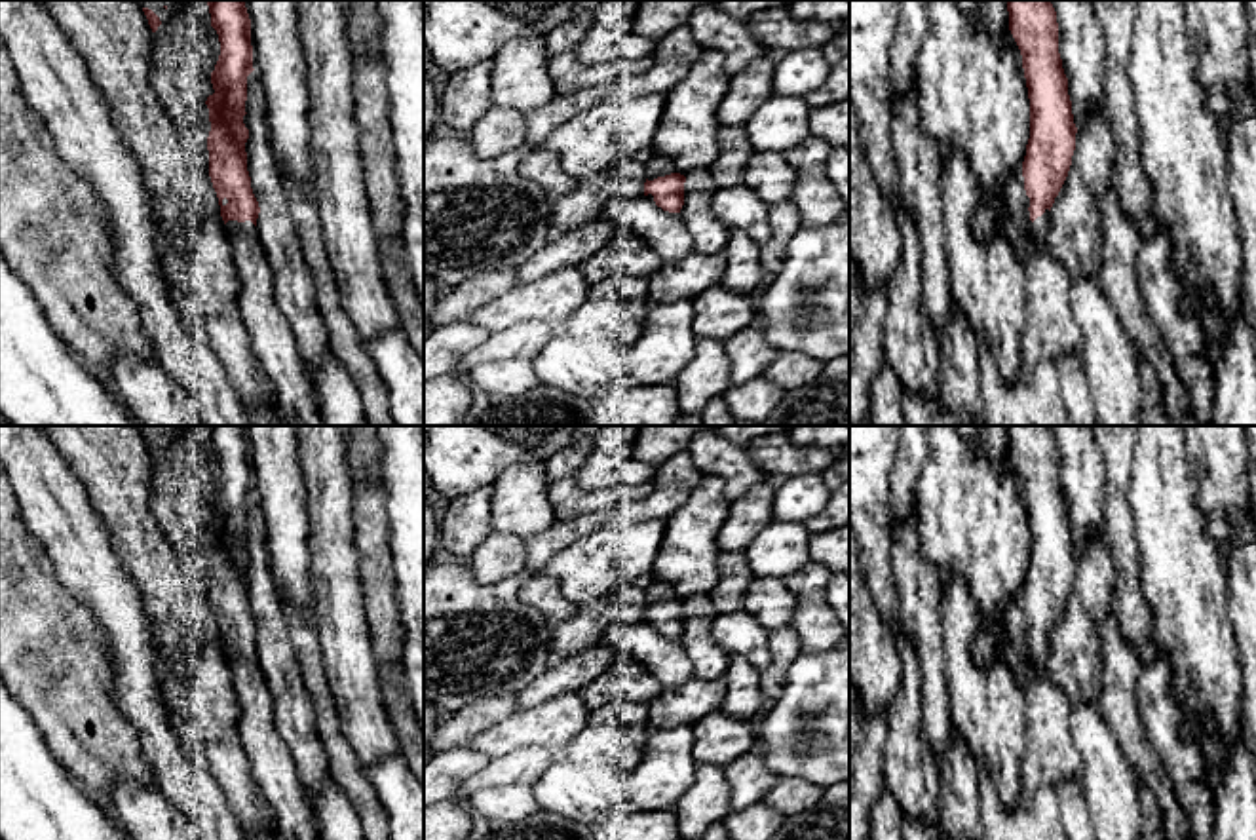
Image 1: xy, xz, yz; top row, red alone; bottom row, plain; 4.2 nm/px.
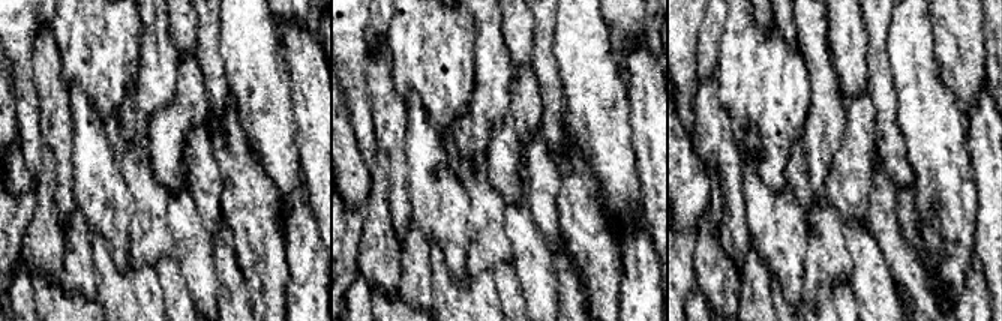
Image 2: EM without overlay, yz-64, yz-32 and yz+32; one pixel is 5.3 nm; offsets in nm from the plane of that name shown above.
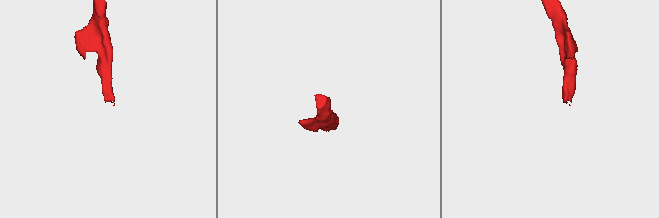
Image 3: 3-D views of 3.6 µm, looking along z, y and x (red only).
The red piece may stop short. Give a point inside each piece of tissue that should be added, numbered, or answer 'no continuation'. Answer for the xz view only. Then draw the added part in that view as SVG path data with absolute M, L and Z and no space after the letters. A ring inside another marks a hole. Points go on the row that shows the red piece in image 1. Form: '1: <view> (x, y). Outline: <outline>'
1: xz (660, 166). Outline: M654 154L652 160L646 165L646 179L654 181L657 177L665 177L676 173L673 162L667 156Z

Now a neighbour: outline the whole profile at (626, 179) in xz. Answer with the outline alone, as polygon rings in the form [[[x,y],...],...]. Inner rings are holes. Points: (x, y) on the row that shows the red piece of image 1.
[[[650,148],[616,162],[610,169],[578,181],[578,186],[551,203],[553,232],[566,232],[604,213],[610,200],[644,196]]]

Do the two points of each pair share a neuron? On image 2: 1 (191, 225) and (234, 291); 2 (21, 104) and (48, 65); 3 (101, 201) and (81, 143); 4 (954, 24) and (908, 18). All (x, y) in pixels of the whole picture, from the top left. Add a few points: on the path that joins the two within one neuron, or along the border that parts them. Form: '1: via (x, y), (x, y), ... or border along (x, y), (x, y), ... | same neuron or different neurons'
1: border along (212, 239), (218, 293) | different neurons
2: border along (33, 54), (33, 89), (41, 120) | different neurons
3: via (98, 186), (93, 158) | same neuron
4: border along (930, 15), (935, 56) | different neurons

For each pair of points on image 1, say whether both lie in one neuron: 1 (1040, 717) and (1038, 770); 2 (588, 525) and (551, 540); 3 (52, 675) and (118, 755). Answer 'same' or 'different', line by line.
1: same
2: same
3: same

